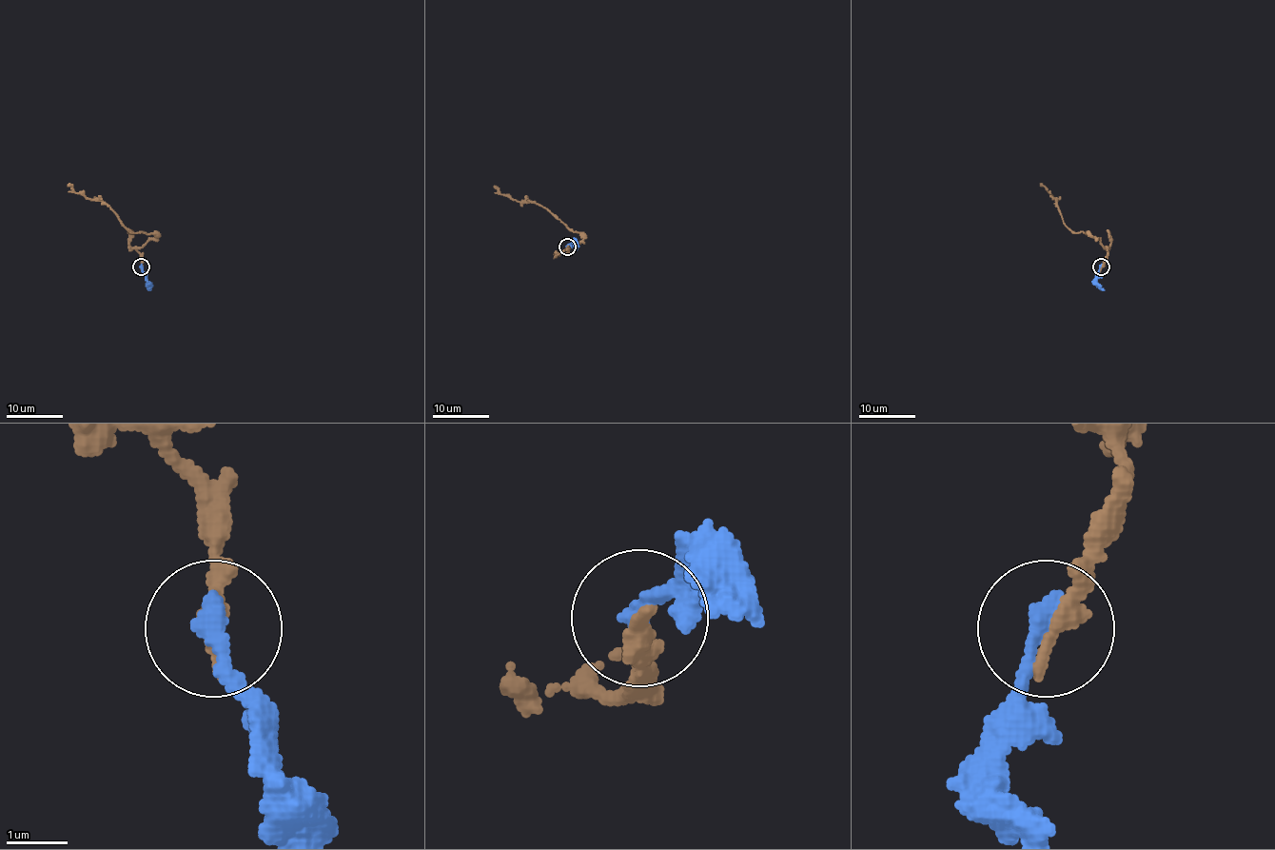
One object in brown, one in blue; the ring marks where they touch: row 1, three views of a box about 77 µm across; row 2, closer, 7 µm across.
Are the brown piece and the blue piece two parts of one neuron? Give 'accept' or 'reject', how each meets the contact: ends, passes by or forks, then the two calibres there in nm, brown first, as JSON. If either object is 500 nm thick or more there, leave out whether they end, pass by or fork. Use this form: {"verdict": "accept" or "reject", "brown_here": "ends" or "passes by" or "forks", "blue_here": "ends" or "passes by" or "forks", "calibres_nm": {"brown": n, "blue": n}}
{"verdict": "reject", "brown_here": "ends", "blue_here": "ends", "calibres_nm": {"brown": 360, "blue": 380}}

